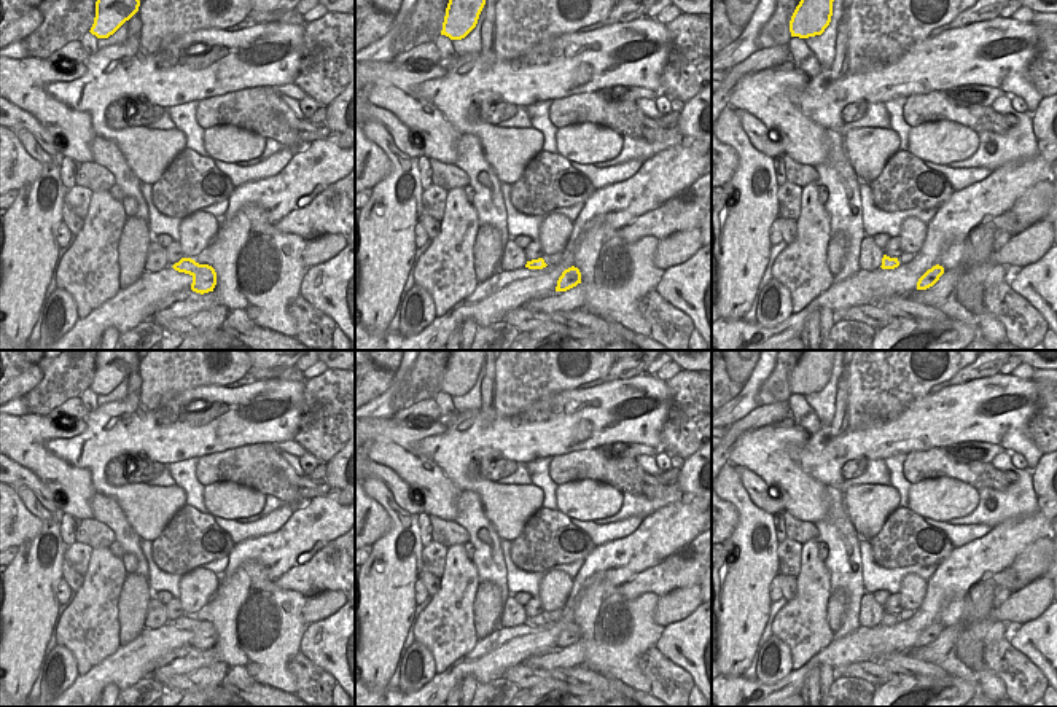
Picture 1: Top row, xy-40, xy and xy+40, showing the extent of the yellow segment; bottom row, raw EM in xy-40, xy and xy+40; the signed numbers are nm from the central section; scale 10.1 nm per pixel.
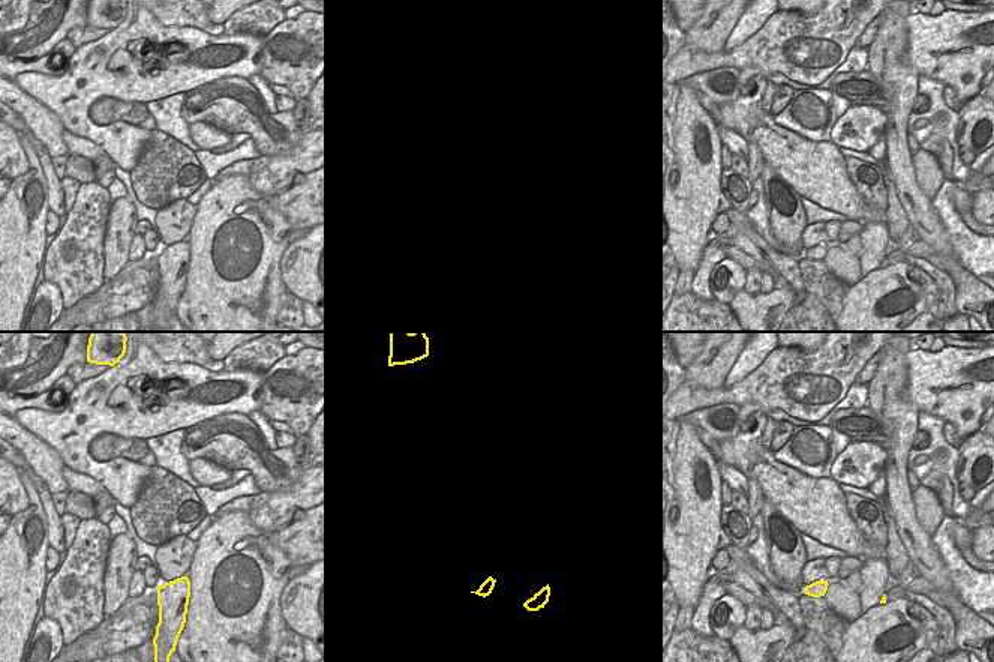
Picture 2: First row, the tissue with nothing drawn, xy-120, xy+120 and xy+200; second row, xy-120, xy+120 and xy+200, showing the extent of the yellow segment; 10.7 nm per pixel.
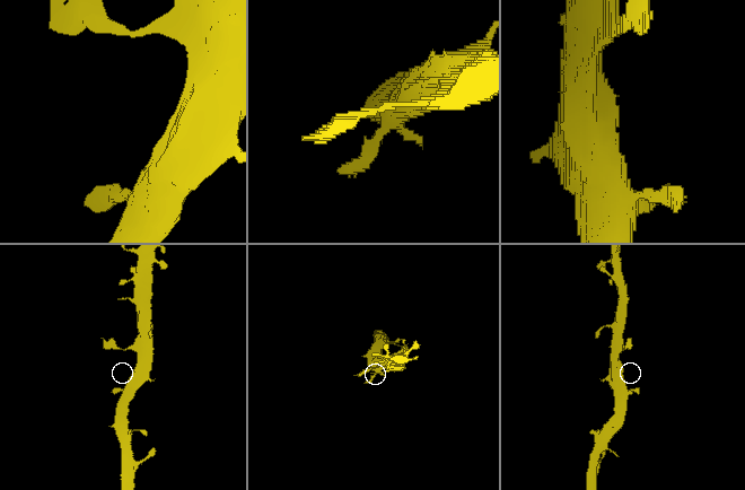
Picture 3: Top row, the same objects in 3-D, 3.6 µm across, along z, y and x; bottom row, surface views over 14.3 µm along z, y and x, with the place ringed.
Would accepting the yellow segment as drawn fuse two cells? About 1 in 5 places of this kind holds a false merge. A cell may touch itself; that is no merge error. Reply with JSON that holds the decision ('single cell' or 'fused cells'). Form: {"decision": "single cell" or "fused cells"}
{"decision": "single cell"}

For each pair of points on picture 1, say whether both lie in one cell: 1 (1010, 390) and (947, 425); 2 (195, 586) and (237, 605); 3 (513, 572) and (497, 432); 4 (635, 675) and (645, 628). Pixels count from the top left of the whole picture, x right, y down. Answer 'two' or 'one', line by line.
1: one
2: two
3: two
4: one

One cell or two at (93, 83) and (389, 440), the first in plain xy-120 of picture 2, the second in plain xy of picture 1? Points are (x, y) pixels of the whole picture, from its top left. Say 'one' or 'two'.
two

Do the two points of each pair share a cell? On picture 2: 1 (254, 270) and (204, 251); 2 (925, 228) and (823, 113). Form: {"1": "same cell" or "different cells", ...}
{"1": "same cell", "2": "different cells"}

